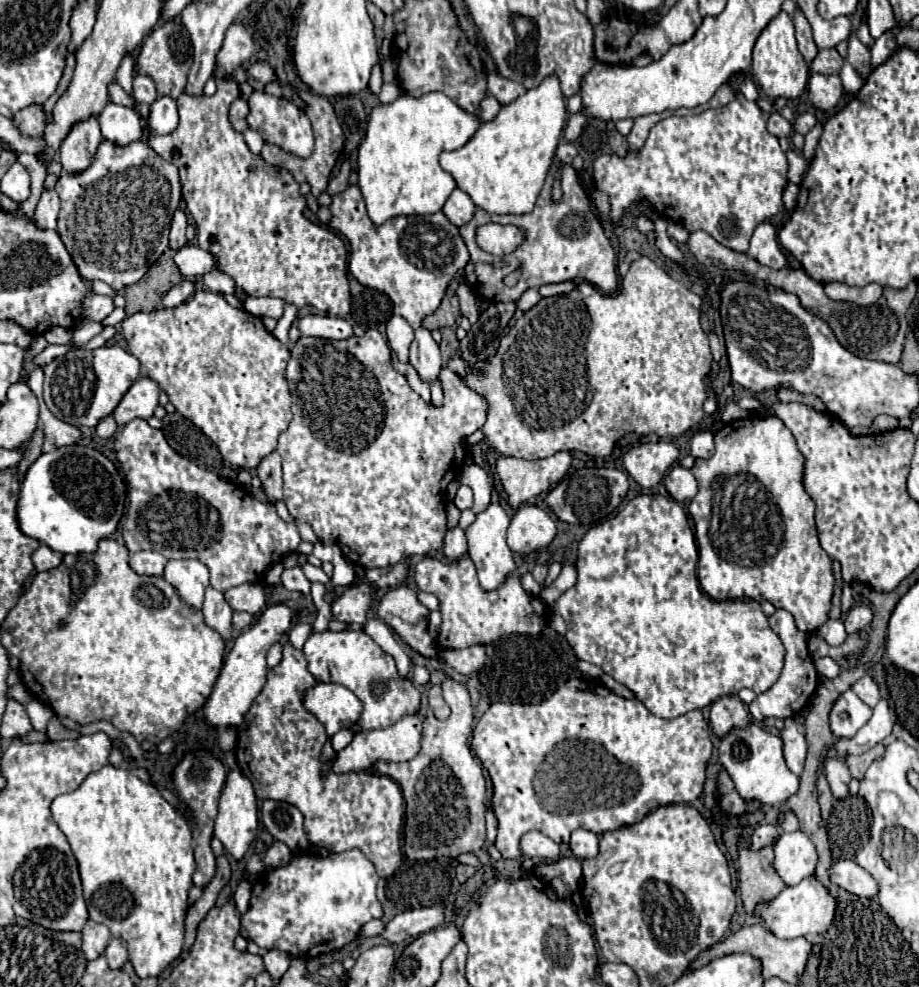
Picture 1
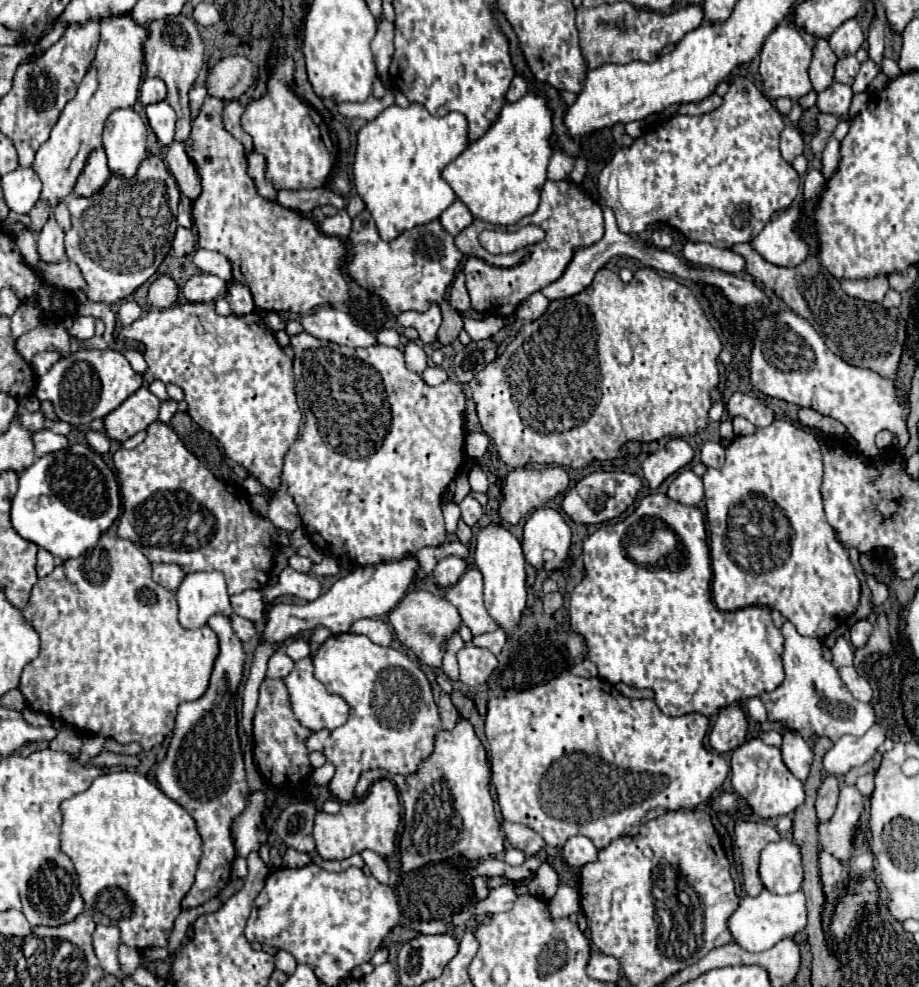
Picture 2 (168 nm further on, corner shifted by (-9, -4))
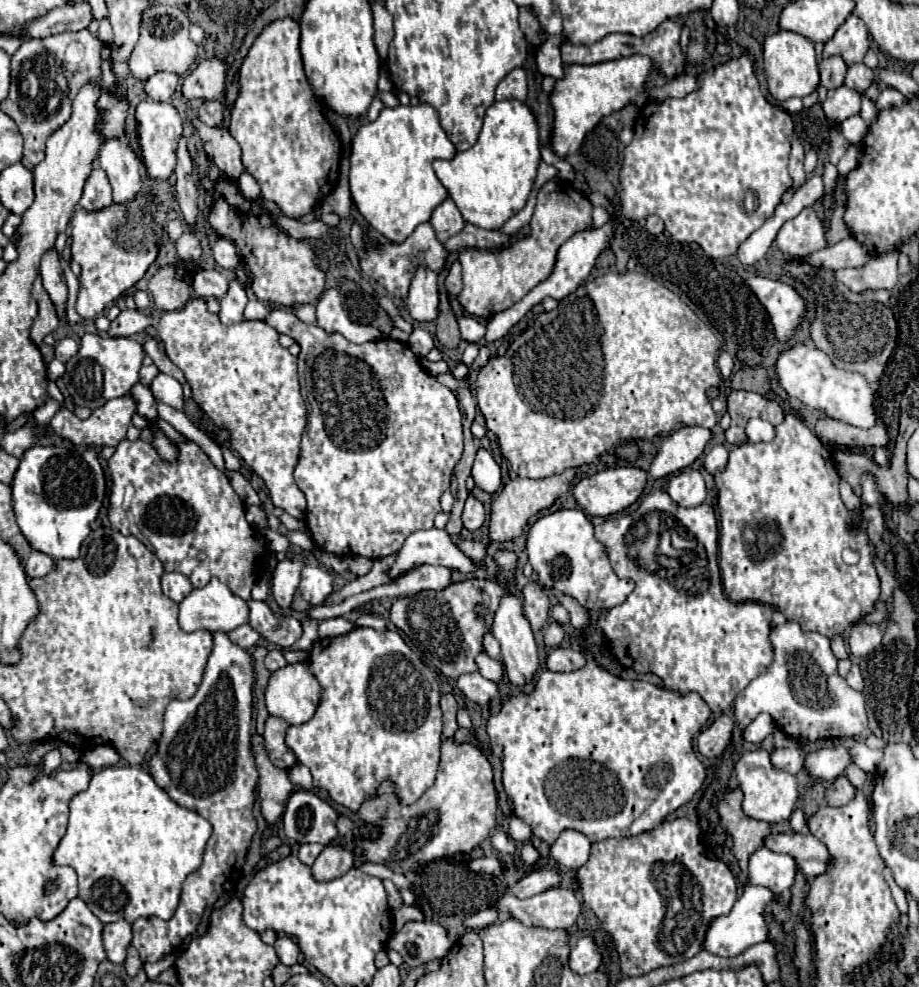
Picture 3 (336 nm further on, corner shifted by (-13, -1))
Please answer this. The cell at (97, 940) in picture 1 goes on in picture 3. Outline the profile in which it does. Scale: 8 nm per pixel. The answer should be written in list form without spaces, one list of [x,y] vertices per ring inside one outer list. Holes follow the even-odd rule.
[[[126,919],[104,925],[104,949],[112,963],[124,963],[126,949],[132,943],[132,925]]]

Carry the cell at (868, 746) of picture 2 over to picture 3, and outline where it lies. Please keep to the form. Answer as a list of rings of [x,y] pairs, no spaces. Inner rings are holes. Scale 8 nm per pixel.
[[[842,745],[824,747],[818,751],[806,753],[804,771],[808,771],[812,779],[834,781],[836,777],[840,777],[846,771],[848,763],[852,763],[852,757]]]

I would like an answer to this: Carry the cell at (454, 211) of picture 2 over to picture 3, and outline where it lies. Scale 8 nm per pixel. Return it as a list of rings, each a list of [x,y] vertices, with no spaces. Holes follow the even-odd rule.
[[[444,199],[434,211],[432,217],[428,221],[434,227],[434,233],[438,235],[440,243],[446,243],[446,239],[450,239],[452,235],[460,233],[462,227],[466,225],[456,203],[452,199]]]

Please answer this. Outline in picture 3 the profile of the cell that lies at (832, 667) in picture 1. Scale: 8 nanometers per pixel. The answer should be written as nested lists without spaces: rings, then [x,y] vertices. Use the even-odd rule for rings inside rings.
[[[852,663],[846,681],[848,681],[848,685],[850,685],[852,689],[856,689],[856,691],[862,691],[862,689],[864,689],[864,681],[862,681],[862,675],[860,675],[860,669],[858,669],[856,663]]]

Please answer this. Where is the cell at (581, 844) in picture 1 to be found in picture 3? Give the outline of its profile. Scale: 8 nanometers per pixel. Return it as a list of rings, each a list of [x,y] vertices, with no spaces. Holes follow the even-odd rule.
[[[574,829],[562,831],[562,835],[550,845],[550,857],[568,869],[580,869],[590,855],[590,841],[586,835]]]

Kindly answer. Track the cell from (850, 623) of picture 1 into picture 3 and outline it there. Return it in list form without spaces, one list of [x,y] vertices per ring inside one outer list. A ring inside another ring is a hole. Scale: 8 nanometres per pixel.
[[[860,621],[860,623],[852,625],[852,629],[848,633],[848,649],[850,649],[850,655],[864,657],[870,651],[874,651],[880,641],[882,641],[880,627]]]

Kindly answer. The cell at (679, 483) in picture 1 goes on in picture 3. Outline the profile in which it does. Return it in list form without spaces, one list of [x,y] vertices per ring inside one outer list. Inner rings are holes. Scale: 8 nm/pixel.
[[[682,469],[668,483],[668,495],[682,507],[696,507],[706,499],[706,485],[696,469]]]

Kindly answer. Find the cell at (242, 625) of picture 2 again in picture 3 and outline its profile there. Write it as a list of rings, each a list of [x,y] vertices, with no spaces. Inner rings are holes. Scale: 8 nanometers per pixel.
[[[242,625],[242,627],[236,627],[234,631],[228,633],[230,635],[230,641],[242,649],[248,649],[252,645],[256,645],[256,641],[260,639],[260,635],[250,627],[250,625]]]

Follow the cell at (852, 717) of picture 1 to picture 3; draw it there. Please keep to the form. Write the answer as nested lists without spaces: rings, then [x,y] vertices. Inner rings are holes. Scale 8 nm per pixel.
[[[784,623],[774,625],[770,631],[770,643],[774,649],[774,661],[760,677],[752,679],[746,689],[742,689],[734,701],[734,721],[740,729],[746,729],[750,721],[756,719],[758,713],[768,713],[774,723],[784,729],[788,737],[798,743],[816,741],[816,739],[836,739],[844,735],[860,737],[868,729],[866,721],[866,701],[860,691],[854,691],[836,671],[836,657],[830,649],[830,639],[822,633],[804,633],[800,631],[798,623]]]

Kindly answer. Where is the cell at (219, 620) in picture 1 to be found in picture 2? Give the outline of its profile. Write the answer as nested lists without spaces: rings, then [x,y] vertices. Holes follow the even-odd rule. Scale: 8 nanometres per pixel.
[[[214,614],[208,626],[220,638],[220,654],[214,662],[208,692],[194,702],[186,702],[178,708],[176,726],[172,732],[172,742],[166,758],[158,764],[156,780],[160,790],[178,802],[196,822],[198,834],[202,836],[202,858],[196,872],[196,882],[186,894],[182,906],[192,908],[214,896],[228,884],[230,868],[234,860],[234,844],[230,836],[230,826],[234,818],[246,806],[246,774],[244,760],[238,740],[238,720],[234,696],[244,670],[244,650],[240,638],[232,630],[232,618],[224,614]]]

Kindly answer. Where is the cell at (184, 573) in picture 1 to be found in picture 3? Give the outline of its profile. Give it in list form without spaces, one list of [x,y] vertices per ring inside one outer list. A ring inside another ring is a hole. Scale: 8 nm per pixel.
[[[210,579],[210,583],[206,587],[194,589],[182,603],[180,603],[180,627],[188,633],[192,631],[222,631],[228,633],[234,627],[240,627],[244,623],[248,623],[248,603],[244,599],[238,599],[238,595],[234,595],[220,579]]]

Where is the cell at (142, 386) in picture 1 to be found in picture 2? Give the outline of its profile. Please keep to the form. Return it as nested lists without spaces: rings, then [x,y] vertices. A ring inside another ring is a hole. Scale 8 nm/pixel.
[[[144,384],[138,392],[134,392],[128,400],[124,400],[114,412],[104,418],[106,434],[118,442],[128,440],[140,430],[146,430],[150,422],[158,418],[162,400],[150,392]]]

